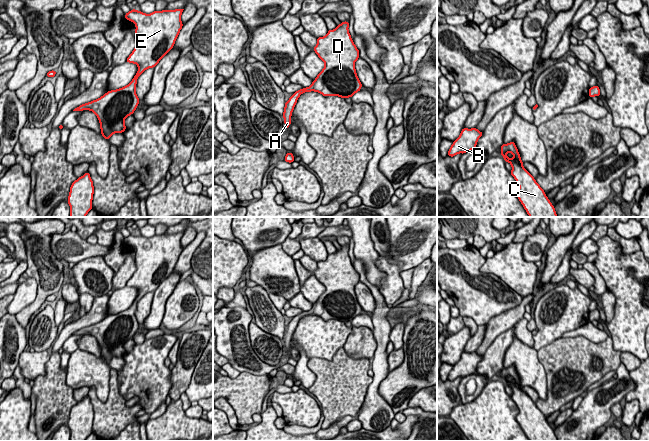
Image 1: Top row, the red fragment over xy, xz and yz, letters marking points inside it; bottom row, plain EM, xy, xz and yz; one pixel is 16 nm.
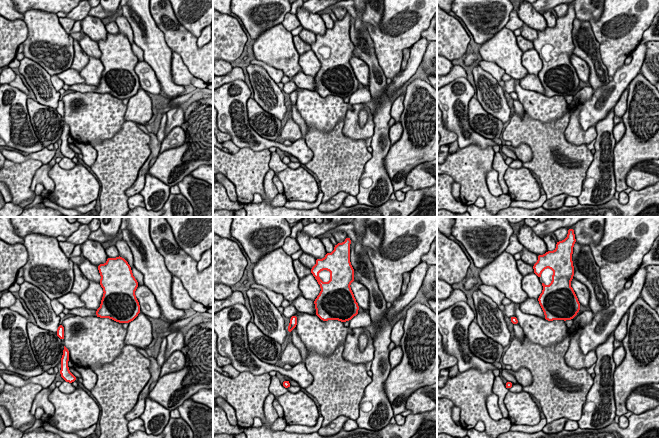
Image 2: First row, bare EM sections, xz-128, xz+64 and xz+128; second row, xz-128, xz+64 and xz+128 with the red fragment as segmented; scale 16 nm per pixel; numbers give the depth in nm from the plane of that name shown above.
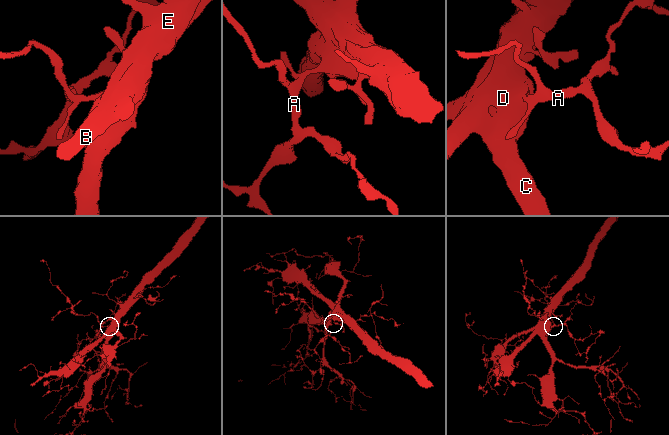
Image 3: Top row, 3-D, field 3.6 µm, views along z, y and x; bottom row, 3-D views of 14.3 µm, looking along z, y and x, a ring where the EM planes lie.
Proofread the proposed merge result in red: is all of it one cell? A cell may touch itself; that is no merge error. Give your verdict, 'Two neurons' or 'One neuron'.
One neuron

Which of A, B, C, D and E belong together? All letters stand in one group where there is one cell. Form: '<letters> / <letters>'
A B C D E

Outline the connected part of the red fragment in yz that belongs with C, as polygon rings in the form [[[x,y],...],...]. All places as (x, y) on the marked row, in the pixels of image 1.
[[[515,142],[502,144],[501,153],[505,162],[512,165],[510,174],[519,184],[516,195],[530,217],[557,217],[554,206],[535,181],[533,176],[522,166],[520,154]]]

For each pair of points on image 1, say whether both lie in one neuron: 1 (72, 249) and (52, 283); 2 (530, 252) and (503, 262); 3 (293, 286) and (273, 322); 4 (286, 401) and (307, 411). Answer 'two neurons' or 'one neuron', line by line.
1: two neurons
2: two neurons
3: two neurons
4: one neuron

